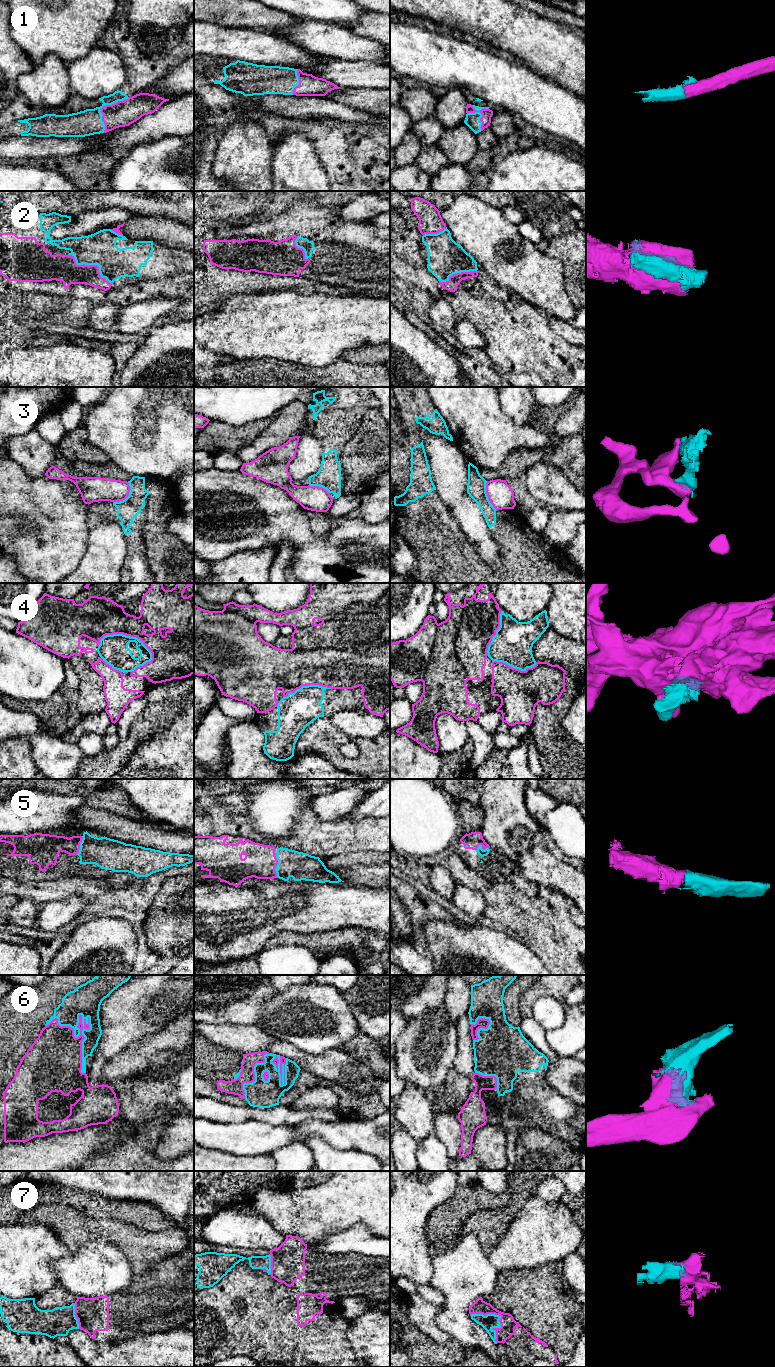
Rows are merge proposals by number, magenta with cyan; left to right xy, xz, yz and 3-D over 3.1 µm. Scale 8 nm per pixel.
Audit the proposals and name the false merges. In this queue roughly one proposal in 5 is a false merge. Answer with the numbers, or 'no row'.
3

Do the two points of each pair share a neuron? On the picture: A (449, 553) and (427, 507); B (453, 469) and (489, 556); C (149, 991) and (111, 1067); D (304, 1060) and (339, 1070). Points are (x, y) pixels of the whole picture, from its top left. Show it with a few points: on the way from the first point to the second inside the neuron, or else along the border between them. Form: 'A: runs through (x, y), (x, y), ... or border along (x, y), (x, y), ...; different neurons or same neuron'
A: runs through (438, 542), (427, 525), (427, 518); same neuron
B: runs through (453, 491), (479, 534); same neuron
C: border along (138, 1040), (130, 1043), (106, 1062); different neurons
D: runs through (313, 1063), (330, 1065); same neuron

